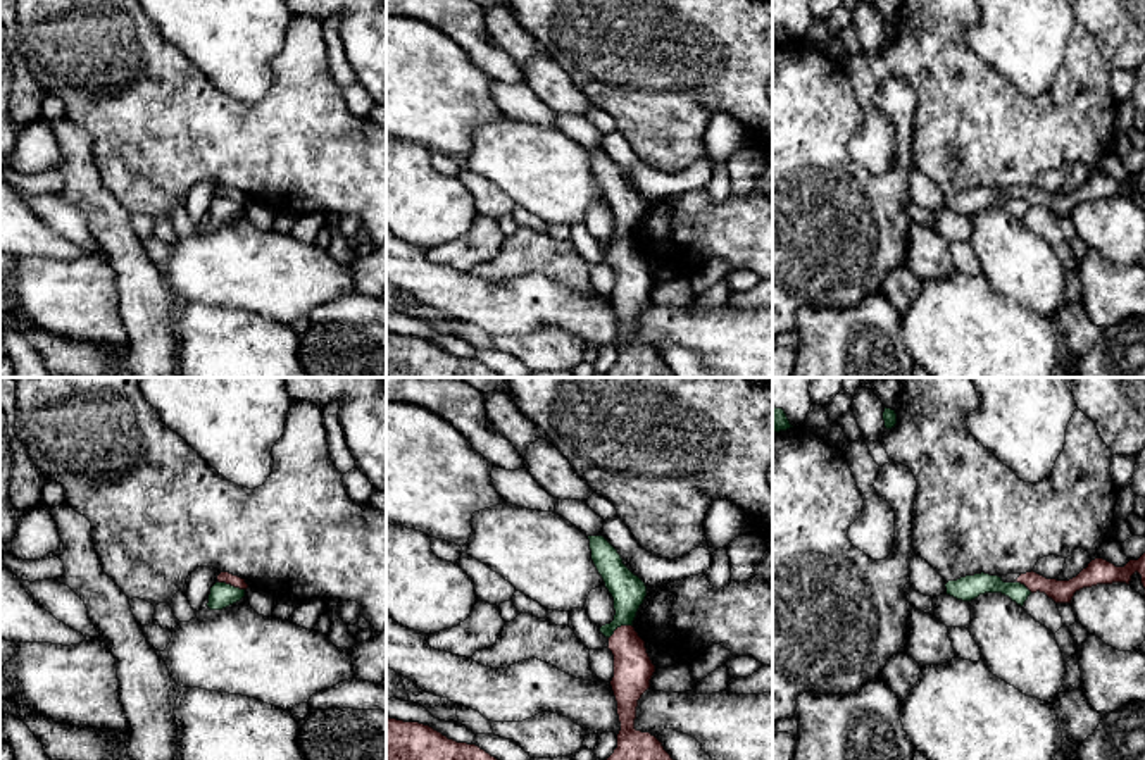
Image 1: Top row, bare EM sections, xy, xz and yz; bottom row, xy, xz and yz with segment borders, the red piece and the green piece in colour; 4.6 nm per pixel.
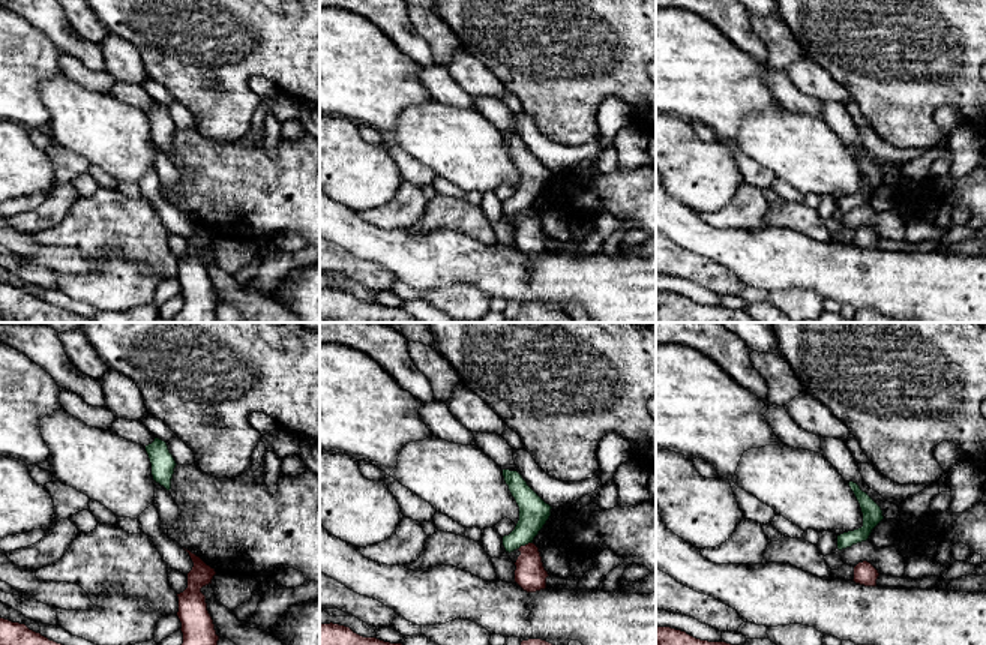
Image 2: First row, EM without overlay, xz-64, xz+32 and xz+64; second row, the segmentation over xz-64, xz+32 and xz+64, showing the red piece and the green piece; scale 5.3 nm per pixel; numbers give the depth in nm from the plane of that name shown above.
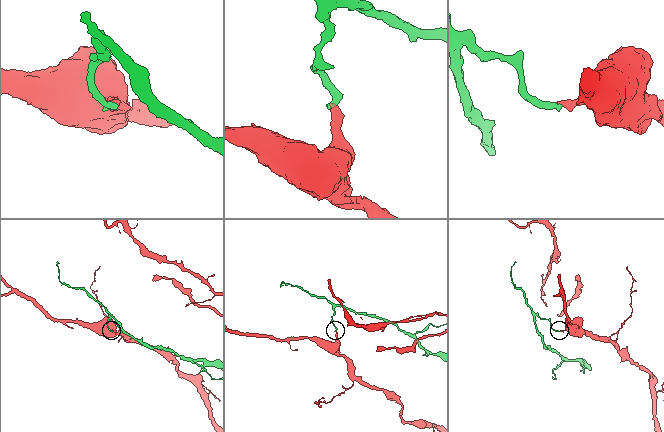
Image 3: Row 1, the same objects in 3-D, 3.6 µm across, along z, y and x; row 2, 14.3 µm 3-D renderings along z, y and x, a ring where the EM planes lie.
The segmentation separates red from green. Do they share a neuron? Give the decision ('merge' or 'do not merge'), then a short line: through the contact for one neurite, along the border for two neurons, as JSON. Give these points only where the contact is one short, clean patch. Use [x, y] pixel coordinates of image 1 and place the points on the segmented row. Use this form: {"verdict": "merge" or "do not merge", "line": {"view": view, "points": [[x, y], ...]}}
{"verdict": "do not merge", "line": {"view": "xy", "points": [[219, 581], [244, 590]]}}

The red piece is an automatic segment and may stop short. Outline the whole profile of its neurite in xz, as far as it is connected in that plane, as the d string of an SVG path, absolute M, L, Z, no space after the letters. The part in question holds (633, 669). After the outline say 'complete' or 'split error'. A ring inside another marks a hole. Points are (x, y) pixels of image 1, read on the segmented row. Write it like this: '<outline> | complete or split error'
M621 626L609 638L607 648L614 655L610 686L621 722L617 748L607 760L673 760L655 736L635 729L638 700L650 688L655 672L645 641L633 626Z | complete

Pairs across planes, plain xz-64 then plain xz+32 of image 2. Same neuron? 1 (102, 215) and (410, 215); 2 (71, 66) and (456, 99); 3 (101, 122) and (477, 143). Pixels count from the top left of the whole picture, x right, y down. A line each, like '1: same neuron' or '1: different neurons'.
1: different neurons
2: same neuron
3: same neuron

